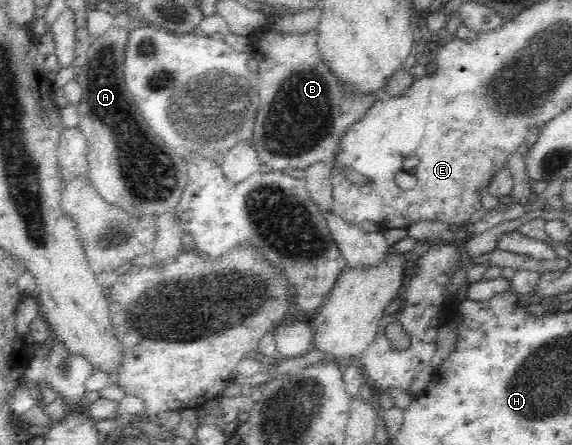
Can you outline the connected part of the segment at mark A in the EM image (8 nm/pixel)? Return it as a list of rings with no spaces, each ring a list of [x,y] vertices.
[[[113,26],[105,34],[100,36],[94,41],[91,41],[91,45],[87,50],[86,62],[76,71],[75,80],[80,83],[83,90],[83,96],[81,102],[76,106],[79,112],[79,123],[77,127],[81,130],[81,133],[87,140],[87,161],[90,162],[88,166],[87,178],[96,186],[98,195],[110,205],[120,207],[124,209],[130,217],[140,219],[142,217],[154,216],[158,217],[161,214],[171,212],[174,214],[176,205],[180,202],[184,187],[188,184],[188,173],[187,173],[187,161],[184,155],[177,149],[170,148],[164,141],[148,126],[146,119],[143,117],[141,110],[137,107],[138,104],[135,102],[135,98],[132,97],[130,91],[126,90],[127,86],[124,80],[124,48],[126,48],[126,38],[128,38],[129,29],[118,28]]]

